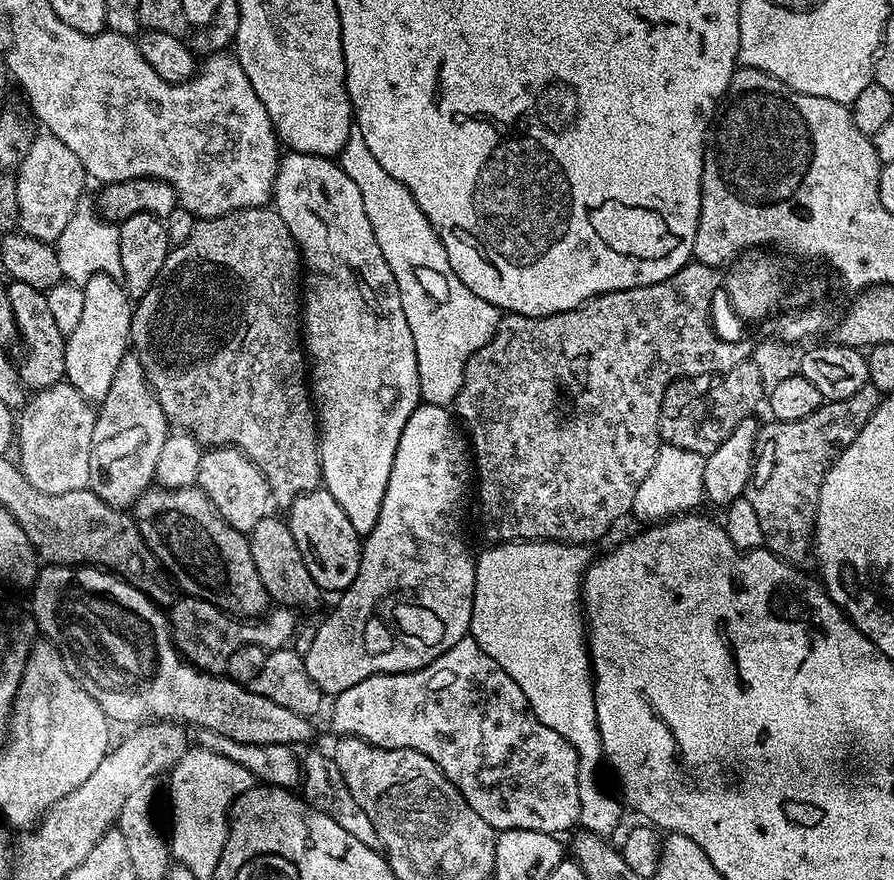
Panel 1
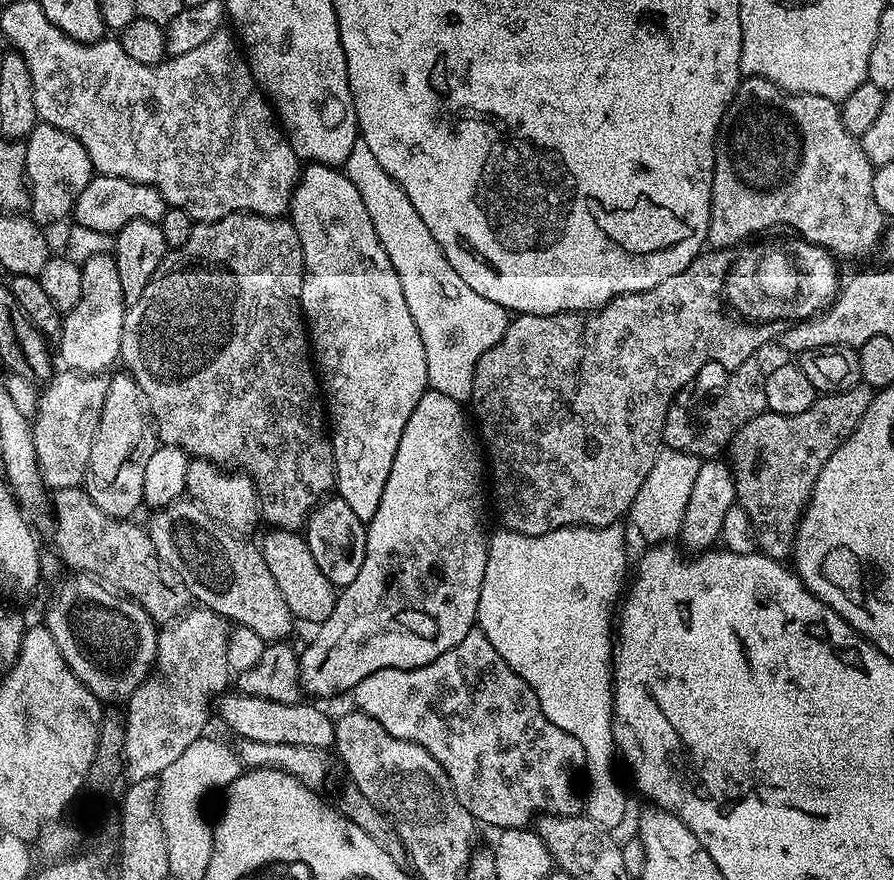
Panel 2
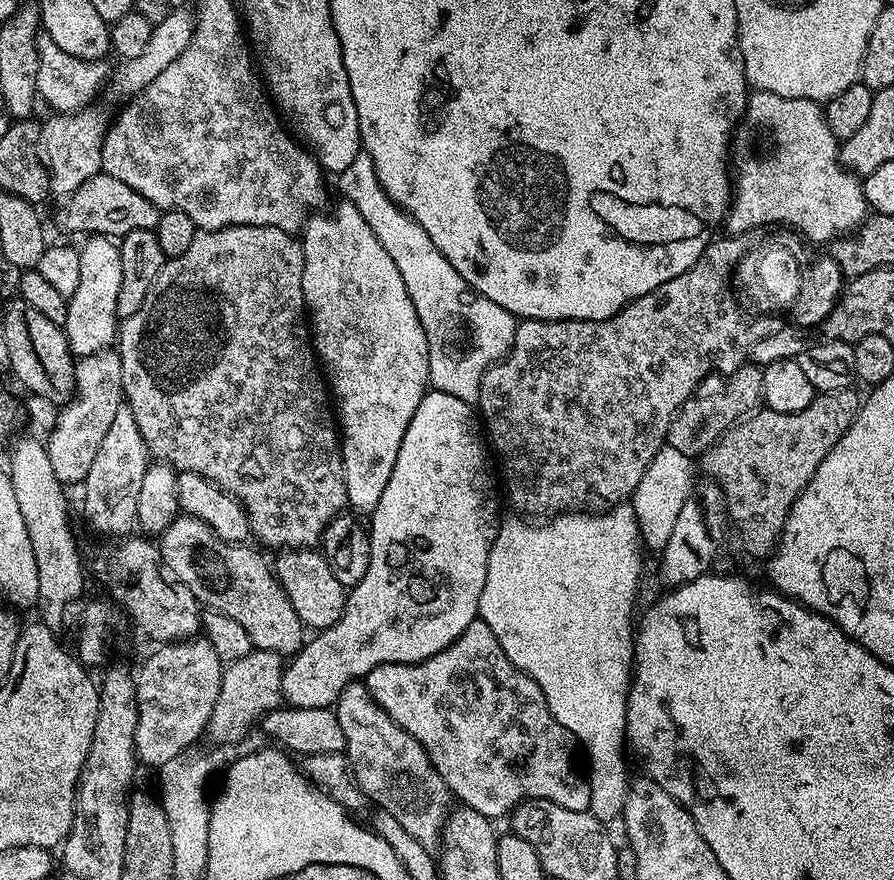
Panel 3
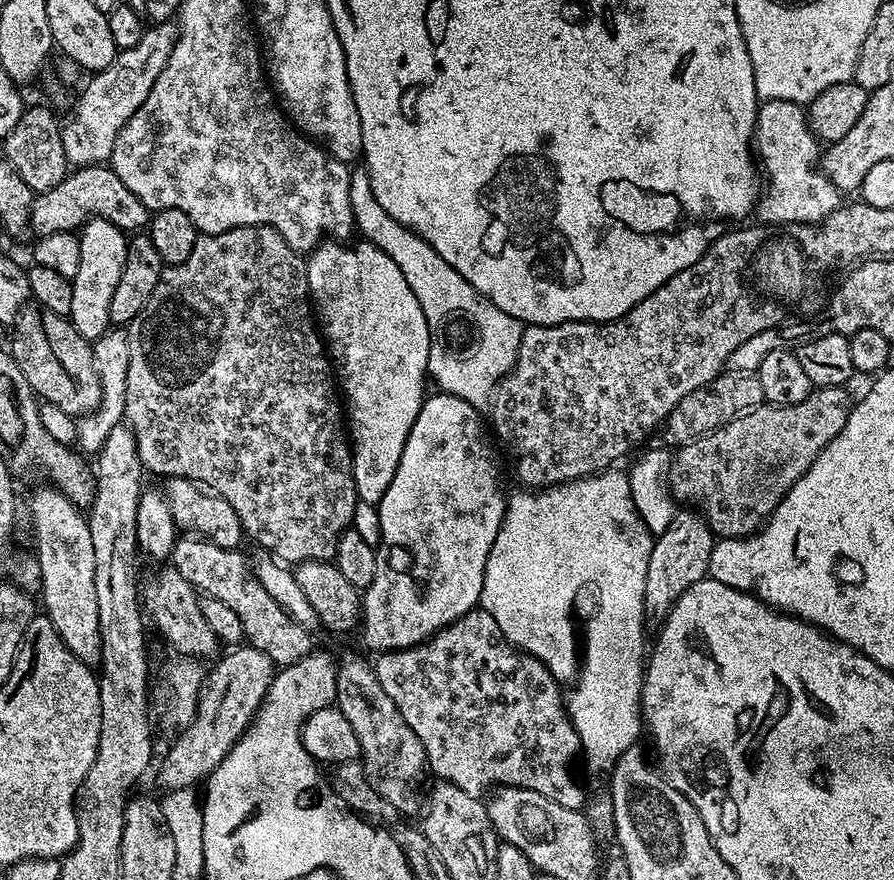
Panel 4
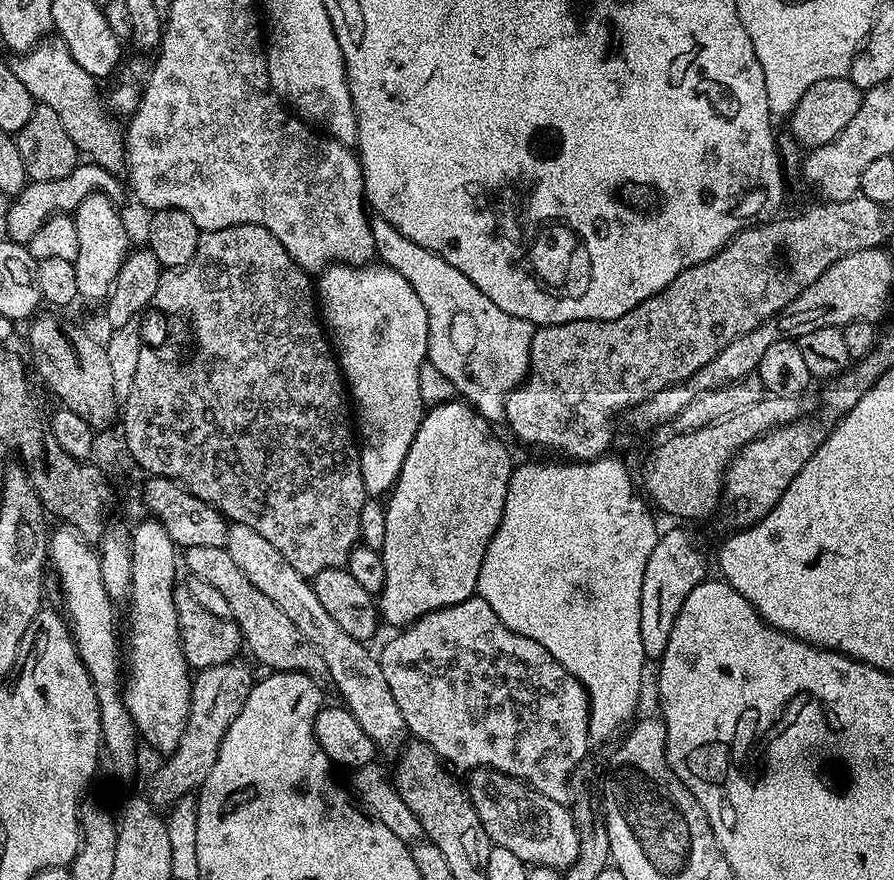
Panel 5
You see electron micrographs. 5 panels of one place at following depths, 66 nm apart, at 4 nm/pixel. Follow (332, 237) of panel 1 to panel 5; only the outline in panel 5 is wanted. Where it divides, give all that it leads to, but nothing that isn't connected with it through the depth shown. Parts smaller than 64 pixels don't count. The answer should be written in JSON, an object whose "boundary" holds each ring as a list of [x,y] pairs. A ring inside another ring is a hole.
{"boundary":[[[379,262],[359,266],[329,264],[315,281],[314,296],[318,301],[319,315],[330,333],[330,340],[334,345],[340,370],[344,373],[344,382],[350,393],[355,415],[358,417],[360,473],[364,479],[364,488],[369,497],[383,497],[396,487],[402,462],[406,462],[410,442],[414,442],[414,434],[418,434],[420,419],[426,411],[419,390],[419,370],[428,359],[426,306],[422,306],[422,298],[414,294],[414,286],[410,286],[410,282],[402,278],[402,274]]]}

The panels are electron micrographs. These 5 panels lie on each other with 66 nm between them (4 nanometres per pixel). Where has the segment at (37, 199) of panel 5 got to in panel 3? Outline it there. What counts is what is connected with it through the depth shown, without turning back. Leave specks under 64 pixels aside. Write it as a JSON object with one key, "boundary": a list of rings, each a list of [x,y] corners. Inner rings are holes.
{"boundary":[[[103,170],[94,178],[82,182],[82,186],[78,186],[61,204],[64,205],[56,212],[56,224],[62,231],[84,232],[83,234],[109,238],[125,236],[130,234],[130,230],[153,230],[161,214],[161,209],[156,208],[154,202],[150,202],[150,198],[144,198],[142,194],[138,194],[138,190],[130,190],[130,186],[126,186],[126,182],[118,182],[118,178],[114,178]]]}

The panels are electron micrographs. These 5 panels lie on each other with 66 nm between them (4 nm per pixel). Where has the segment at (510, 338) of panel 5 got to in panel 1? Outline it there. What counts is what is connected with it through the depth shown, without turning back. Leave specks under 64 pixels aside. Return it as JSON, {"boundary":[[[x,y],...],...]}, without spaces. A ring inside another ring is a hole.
{"boundary":[[[353,130],[346,146],[341,150],[338,163],[342,170],[346,170],[358,186],[358,191],[362,194],[362,206],[366,206],[366,218],[370,218],[370,226],[374,226],[374,238],[378,238],[378,250],[382,250],[382,258],[390,266],[394,278],[398,282],[398,294],[402,298],[402,310],[406,310],[406,322],[410,322],[410,334],[414,334],[414,348],[418,354],[418,376],[420,378],[420,394],[423,403],[451,405],[456,396],[460,393],[460,388],[464,384],[464,371],[470,362],[470,358],[486,342],[490,342],[492,335],[496,333],[496,327],[502,319],[501,309],[495,308],[490,302],[478,298],[454,274],[454,266],[450,266],[450,258],[426,214],[414,202],[414,194],[398,182],[398,178],[390,178],[386,170],[374,158],[374,153],[366,146],[362,134]]]}

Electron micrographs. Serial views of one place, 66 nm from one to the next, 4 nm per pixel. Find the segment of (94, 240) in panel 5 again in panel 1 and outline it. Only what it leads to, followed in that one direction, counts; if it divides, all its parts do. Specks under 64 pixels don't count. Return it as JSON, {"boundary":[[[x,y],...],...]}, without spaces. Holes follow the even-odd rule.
{"boundary":[[[105,272],[94,273],[82,284],[82,287],[84,290],[82,315],[78,326],[64,341],[64,374],[67,383],[73,384],[89,402],[99,402],[106,398],[106,390],[110,390],[110,382],[114,382],[118,362],[122,362],[122,358],[129,355],[134,304],[123,283],[117,277],[108,276]]]}

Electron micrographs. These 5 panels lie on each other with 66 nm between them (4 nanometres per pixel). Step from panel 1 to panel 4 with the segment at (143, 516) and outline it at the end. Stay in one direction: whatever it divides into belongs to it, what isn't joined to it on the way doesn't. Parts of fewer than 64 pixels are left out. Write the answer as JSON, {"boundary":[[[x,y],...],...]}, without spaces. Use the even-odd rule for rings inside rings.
{"boundary":[[[184,534],[172,547],[170,564],[197,593],[218,598],[218,602],[230,606],[230,610],[238,614],[238,622],[242,622],[244,640],[251,647],[262,650],[262,654],[266,654],[273,665],[298,662],[310,651],[309,629],[294,622],[294,618],[290,618],[290,614],[286,614],[286,610],[282,610],[282,606],[278,606],[278,602],[274,602],[274,598],[266,594],[262,582],[258,582],[258,578],[252,573],[249,557],[244,557],[242,553],[243,551],[235,548],[214,546],[212,540],[195,534]]]}

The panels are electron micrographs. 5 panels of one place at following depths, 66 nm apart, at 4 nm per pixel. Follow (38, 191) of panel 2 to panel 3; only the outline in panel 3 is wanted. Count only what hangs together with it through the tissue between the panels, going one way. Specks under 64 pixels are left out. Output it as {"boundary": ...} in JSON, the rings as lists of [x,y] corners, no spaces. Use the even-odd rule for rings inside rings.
{"boundary":[[[96,106],[79,108],[77,112],[65,112],[63,114],[49,115],[48,121],[43,121],[40,129],[40,147],[44,162],[48,166],[48,187],[51,195],[66,198],[82,186],[90,178],[94,178],[102,170],[102,146],[104,145],[104,133],[106,131],[106,119]]]}

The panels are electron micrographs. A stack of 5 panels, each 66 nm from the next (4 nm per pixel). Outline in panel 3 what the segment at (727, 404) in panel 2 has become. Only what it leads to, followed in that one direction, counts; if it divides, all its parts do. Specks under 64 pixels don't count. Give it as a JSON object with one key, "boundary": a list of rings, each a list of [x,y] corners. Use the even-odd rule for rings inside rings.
{"boundary":[[[745,362],[738,370],[727,373],[723,378],[716,378],[720,380],[713,379],[705,383],[672,416],[666,444],[691,458],[699,457],[700,453],[715,444],[728,429],[752,413],[761,411],[764,404],[763,377],[764,373],[757,365]]]}

